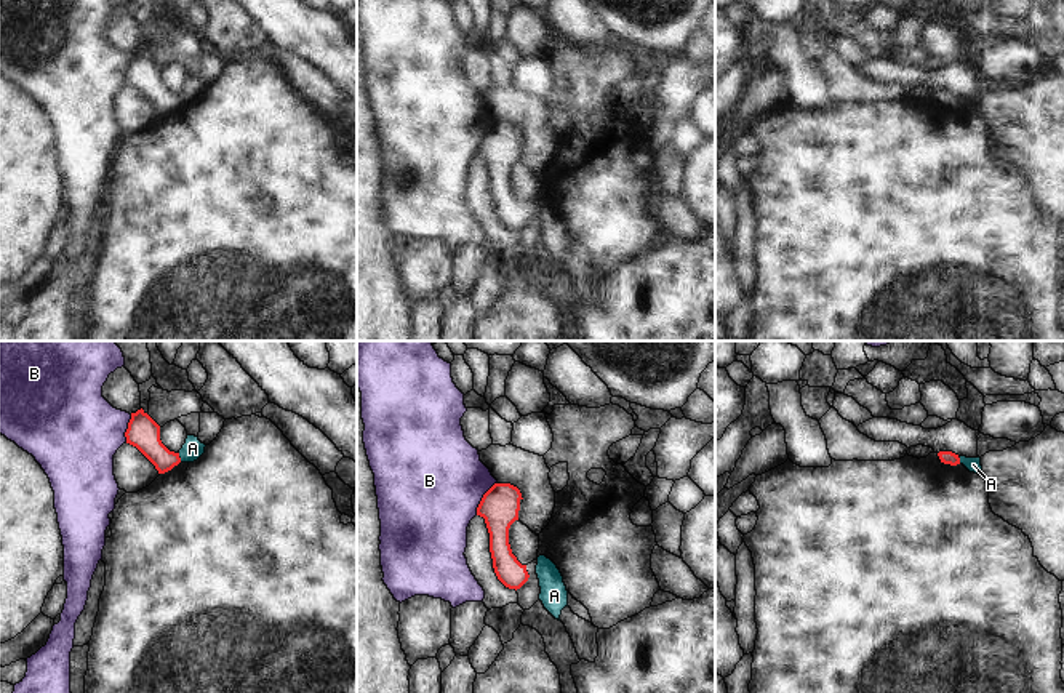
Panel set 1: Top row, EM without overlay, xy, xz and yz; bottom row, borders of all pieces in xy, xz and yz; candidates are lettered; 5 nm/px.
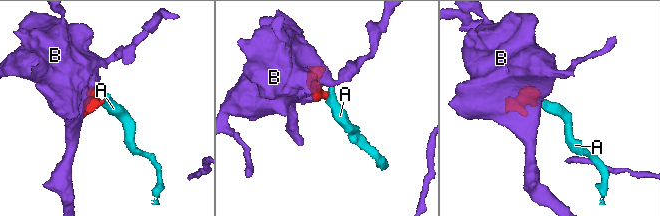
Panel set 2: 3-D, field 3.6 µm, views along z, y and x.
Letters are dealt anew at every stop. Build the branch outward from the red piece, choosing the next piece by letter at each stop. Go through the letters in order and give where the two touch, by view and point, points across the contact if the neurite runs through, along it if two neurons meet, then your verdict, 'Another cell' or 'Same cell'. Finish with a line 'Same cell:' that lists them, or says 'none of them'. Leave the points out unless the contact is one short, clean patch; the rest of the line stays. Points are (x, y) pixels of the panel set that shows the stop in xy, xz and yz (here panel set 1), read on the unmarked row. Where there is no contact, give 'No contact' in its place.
A: Touches red at xy (180, 100). Boundary: xy (178, 95), (181, 103). Another cell
B: Touches red at xz (482, 140). Another cell
Same cell: none of them.

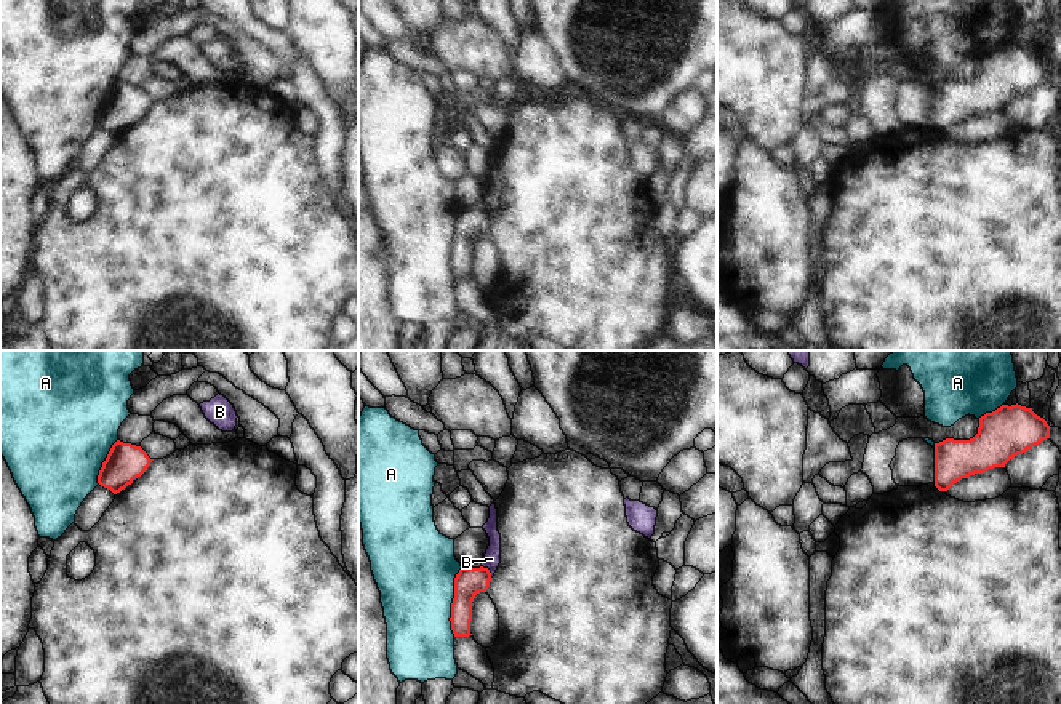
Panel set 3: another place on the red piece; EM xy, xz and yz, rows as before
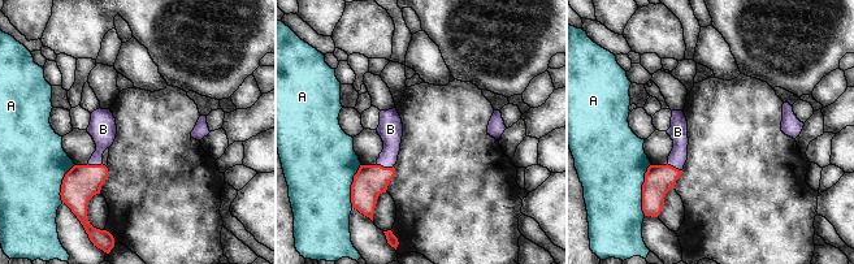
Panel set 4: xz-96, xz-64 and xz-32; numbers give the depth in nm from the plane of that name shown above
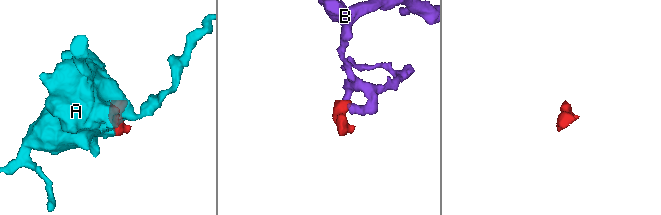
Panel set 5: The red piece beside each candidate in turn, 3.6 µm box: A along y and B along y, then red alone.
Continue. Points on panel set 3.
A: Touches red at xz (453, 244). Another cell
B: Touches red at xz (488, 212). Path across: xz (469, 223), (480, 220), (488, 212), (492, 200). Same cell
Same cell: B.

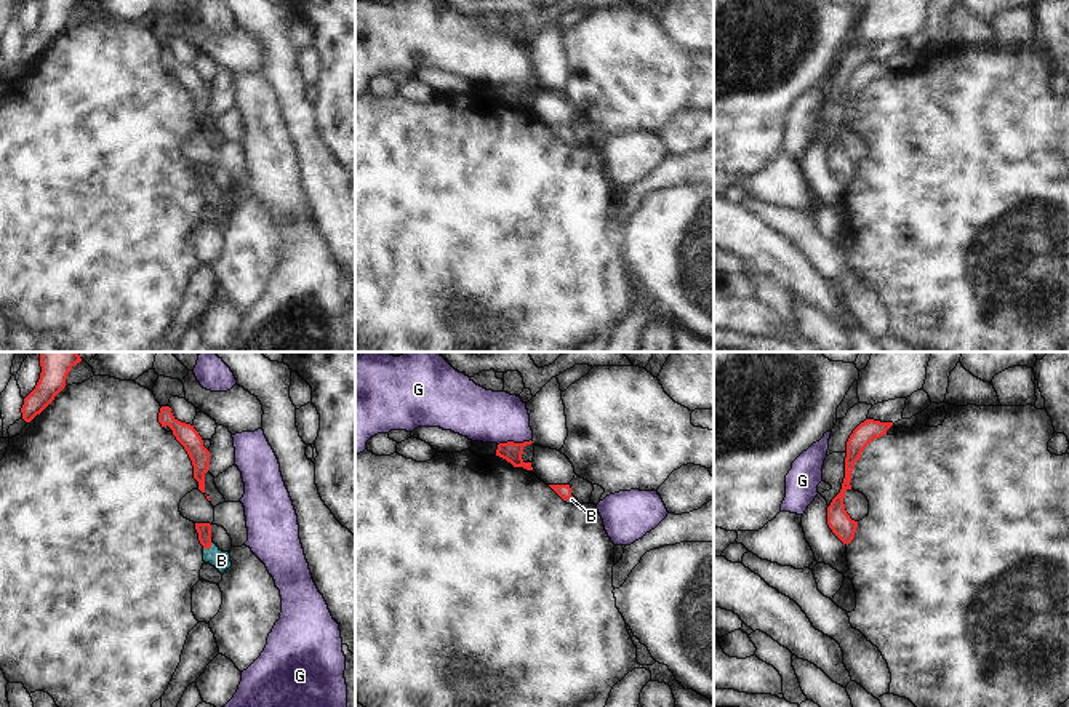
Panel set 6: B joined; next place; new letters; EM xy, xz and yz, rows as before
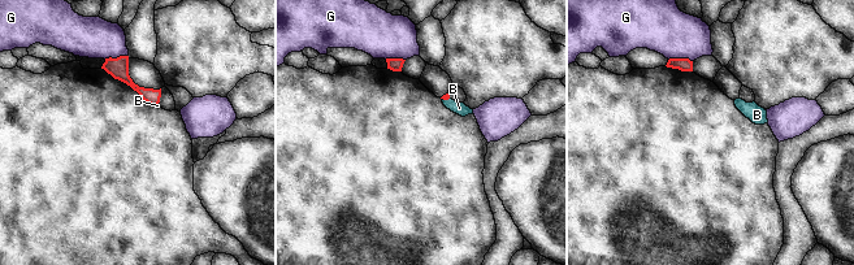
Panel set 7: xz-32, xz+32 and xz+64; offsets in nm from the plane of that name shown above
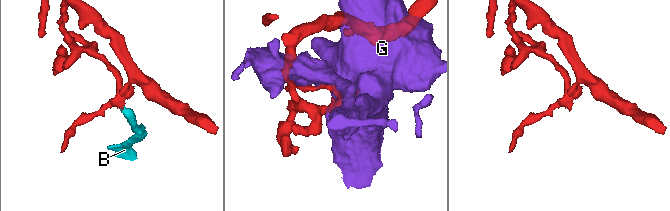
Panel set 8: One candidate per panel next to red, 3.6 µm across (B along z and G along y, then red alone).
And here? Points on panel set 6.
B: Touches red at xy (210, 187). Path across: xy (204, 171), (210, 187), (221, 202). Same cell
G: Touches red at xz (512, 83). Another cell
Same cell: B.

